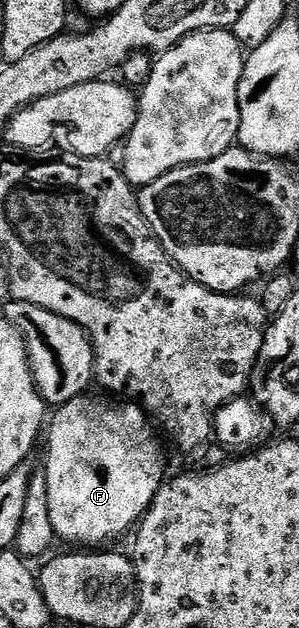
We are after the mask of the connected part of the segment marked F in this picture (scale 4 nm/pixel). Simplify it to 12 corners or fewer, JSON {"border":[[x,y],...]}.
{"border":[[83,395],[44,437],[54,536],[129,534],[167,476],[142,406]]}

